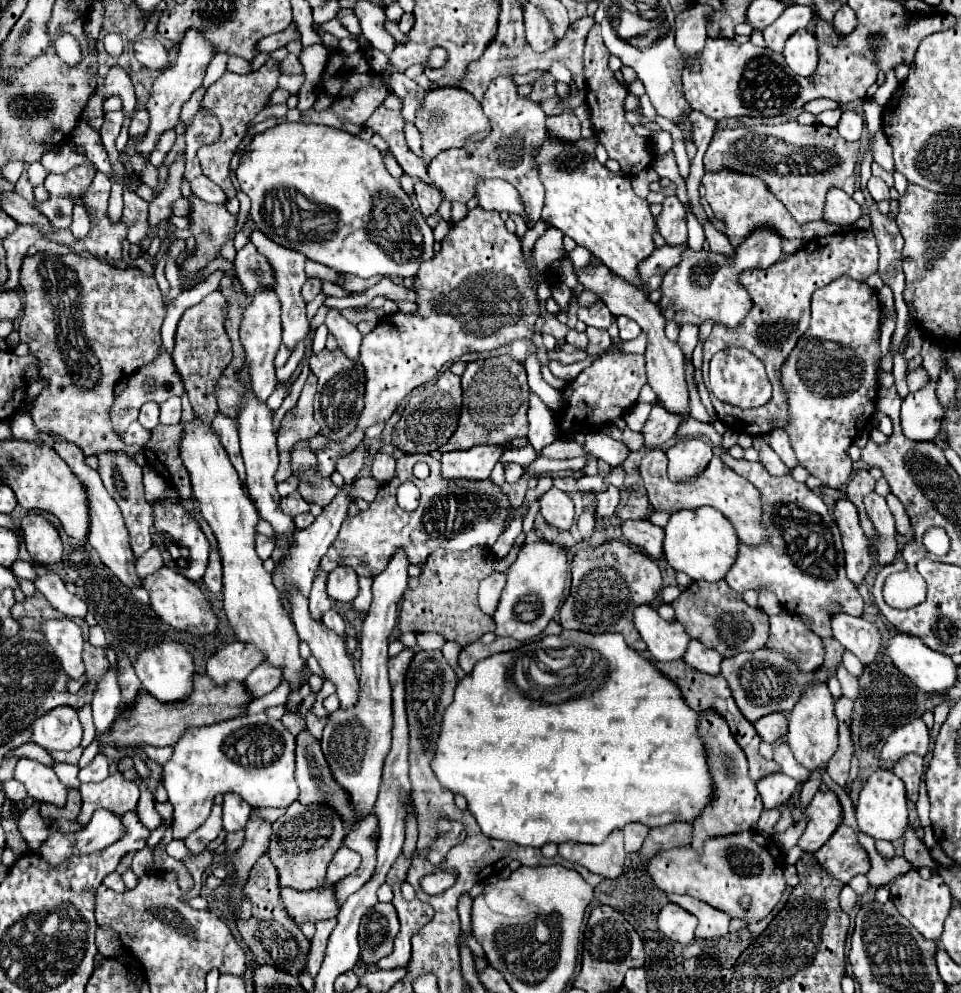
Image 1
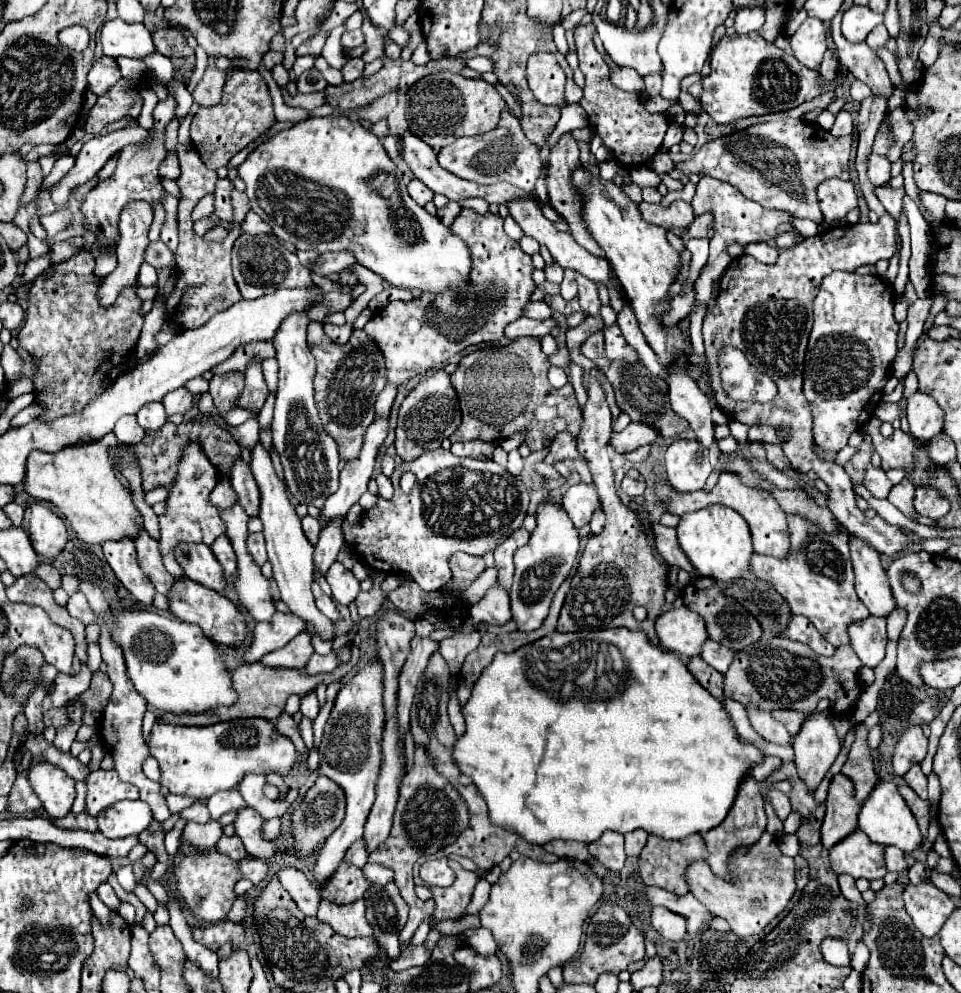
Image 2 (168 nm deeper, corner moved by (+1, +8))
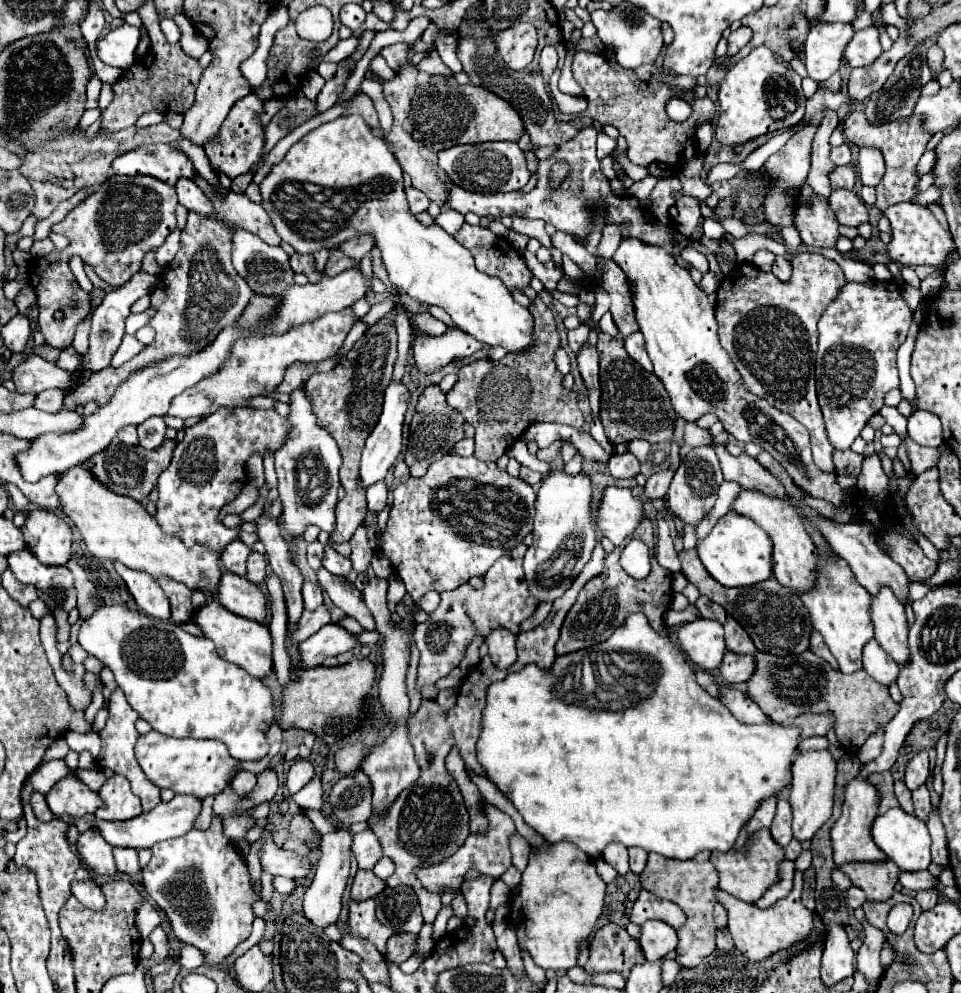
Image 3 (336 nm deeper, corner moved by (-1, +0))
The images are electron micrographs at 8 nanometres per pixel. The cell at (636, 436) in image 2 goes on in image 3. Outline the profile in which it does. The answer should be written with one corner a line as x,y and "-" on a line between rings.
629,452
613,454
607,466
609,466
609,474
613,478
635,478
641,472
639,470
641,468
639,460
633,454
629,454

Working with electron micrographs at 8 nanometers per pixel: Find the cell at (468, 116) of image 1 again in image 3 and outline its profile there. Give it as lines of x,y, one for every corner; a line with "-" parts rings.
431,76
427,84
417,86
411,98
409,122
413,140
427,146
431,152
439,152
455,144
479,144
493,140
519,142
519,138
525,134
523,120
511,104
497,94
483,90
483,86
461,86
453,76

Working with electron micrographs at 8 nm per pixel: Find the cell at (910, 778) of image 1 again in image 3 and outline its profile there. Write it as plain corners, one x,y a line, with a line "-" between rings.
921,786
913,792
913,804
915,804
915,816
923,822
927,822
929,812
931,812
931,802
929,802
929,790
927,786

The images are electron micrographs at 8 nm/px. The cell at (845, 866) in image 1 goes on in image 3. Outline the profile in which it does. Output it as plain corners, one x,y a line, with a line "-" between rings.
851,862
841,866
851,882
861,888
871,902
885,902
893,896
895,884
899,882
899,868
891,862

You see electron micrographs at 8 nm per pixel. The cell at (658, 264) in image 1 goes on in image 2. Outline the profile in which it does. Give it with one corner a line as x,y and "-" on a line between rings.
701,214
701,216
697,216
697,218
689,224
687,232
681,236
683,244
687,244
691,238
705,238
705,236
709,236
711,226
713,226
713,216
711,216
711,214

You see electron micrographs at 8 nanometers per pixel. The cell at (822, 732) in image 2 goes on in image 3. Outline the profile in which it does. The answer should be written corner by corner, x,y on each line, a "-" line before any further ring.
801,752
793,760
793,780
789,790
789,802
793,808
793,838
799,842
811,840
815,832
831,818
833,806
833,782
835,782
835,760
823,752

